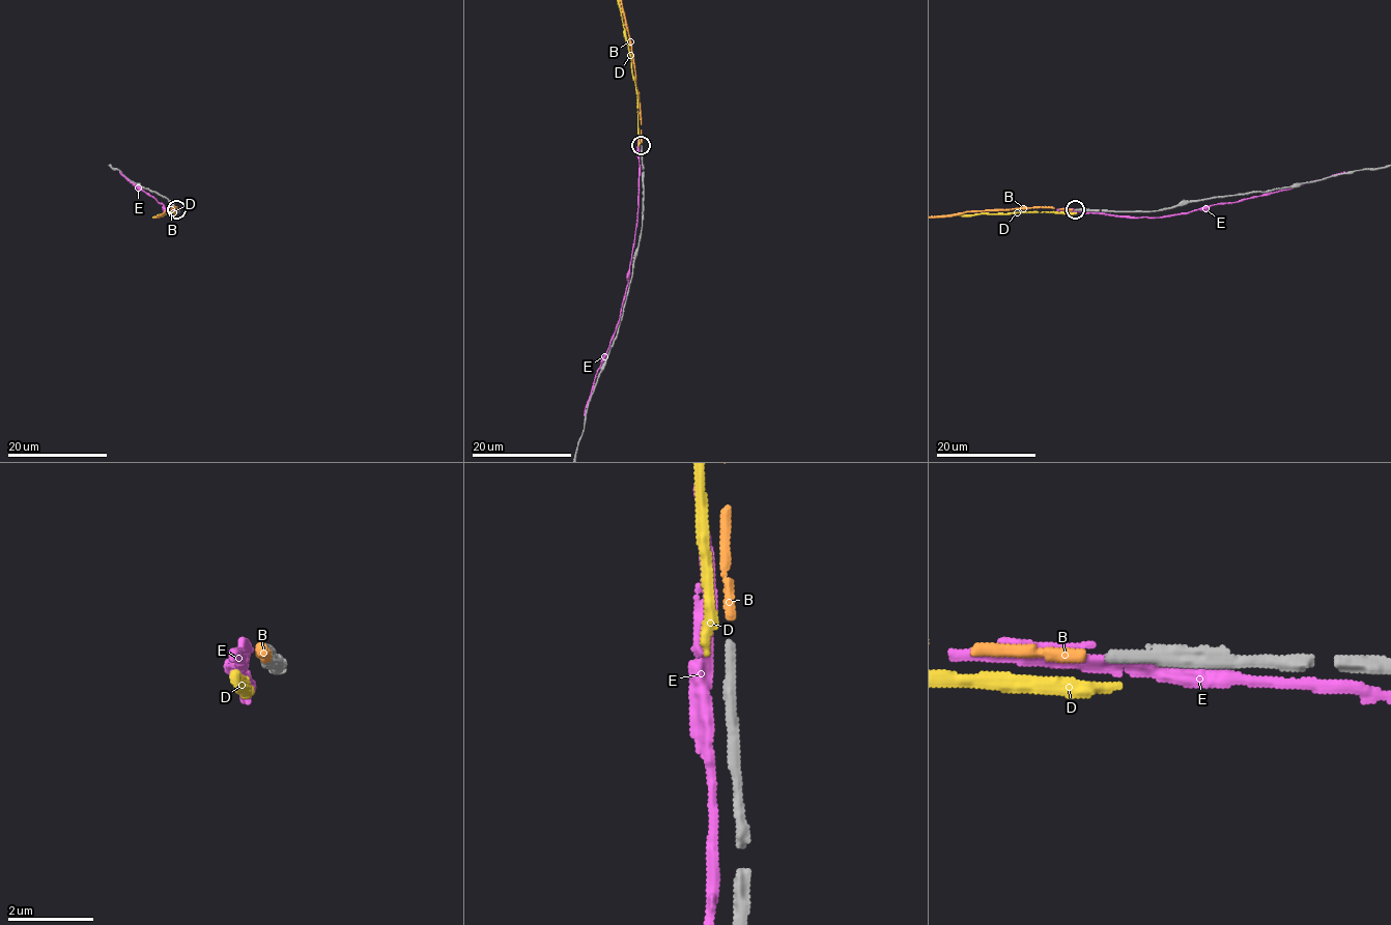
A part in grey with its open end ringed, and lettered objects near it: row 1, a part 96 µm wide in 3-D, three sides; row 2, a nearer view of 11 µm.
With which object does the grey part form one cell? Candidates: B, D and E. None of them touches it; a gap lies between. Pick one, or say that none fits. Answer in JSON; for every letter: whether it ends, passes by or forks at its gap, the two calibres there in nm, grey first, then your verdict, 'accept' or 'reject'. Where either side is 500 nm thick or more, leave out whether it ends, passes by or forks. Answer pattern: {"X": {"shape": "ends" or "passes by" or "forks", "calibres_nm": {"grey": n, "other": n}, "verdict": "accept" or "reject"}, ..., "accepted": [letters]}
{"B": {"shape": "ends", "calibres_nm": {"grey": 280, "other": 260}, "verdict": "accept"}, "D": {"shape": "ends", "calibres_nm": {"grey": 280, "other": 320}, "verdict": "reject"}, "E": {"shape": "passes by", "calibres_nm": {"grey": 280, "other": 360}, "verdict": "reject"}, "accepted": ["B"]}

